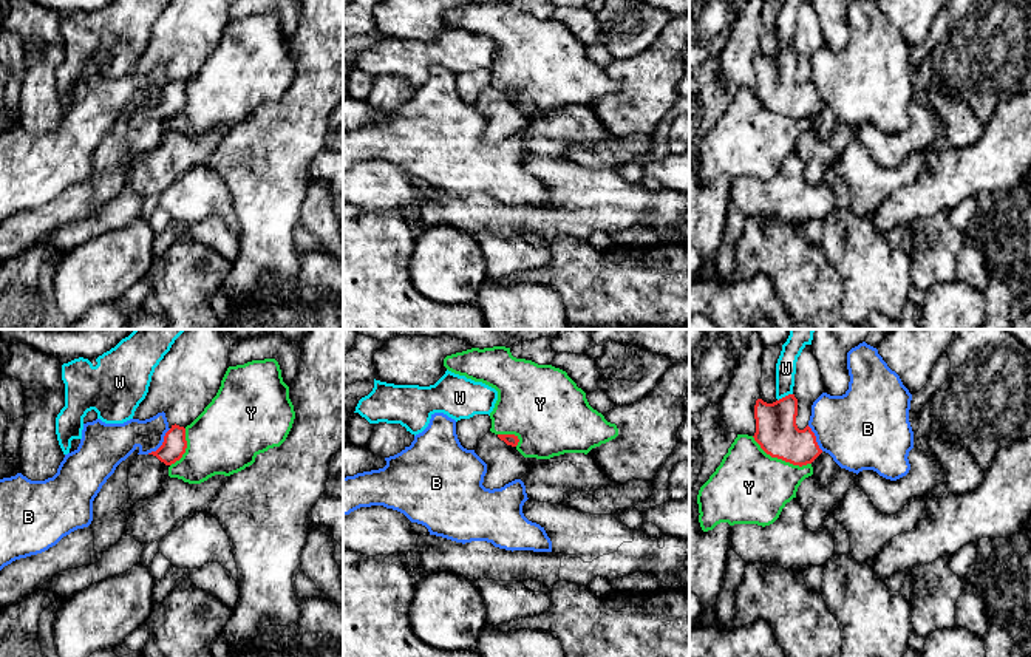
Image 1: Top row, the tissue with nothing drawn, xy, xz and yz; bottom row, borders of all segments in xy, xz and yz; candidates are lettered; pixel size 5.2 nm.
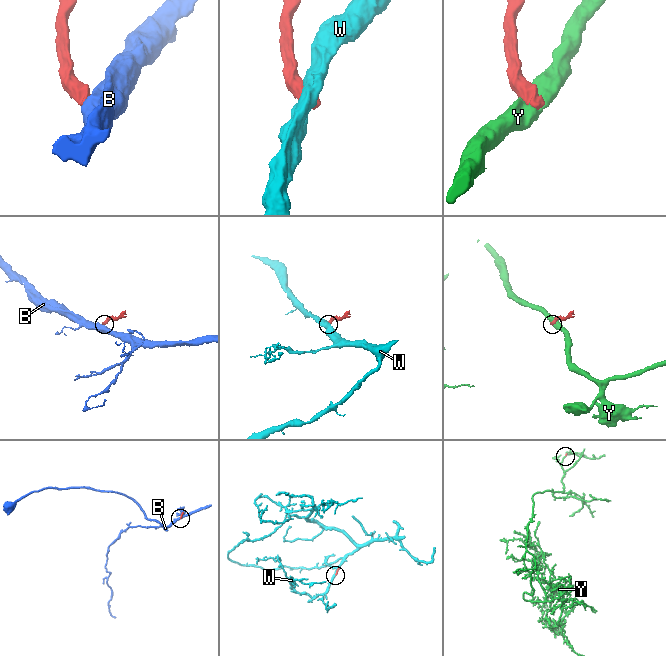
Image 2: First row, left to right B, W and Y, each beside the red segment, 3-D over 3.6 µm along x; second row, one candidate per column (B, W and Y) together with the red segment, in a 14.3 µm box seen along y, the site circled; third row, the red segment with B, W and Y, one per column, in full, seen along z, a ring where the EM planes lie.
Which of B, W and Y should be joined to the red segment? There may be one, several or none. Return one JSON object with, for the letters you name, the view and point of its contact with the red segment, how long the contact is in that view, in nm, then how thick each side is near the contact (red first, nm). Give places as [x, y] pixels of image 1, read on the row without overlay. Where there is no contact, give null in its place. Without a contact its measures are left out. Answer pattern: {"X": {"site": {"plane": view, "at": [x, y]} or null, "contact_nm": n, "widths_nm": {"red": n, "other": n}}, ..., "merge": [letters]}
{"merge": []}

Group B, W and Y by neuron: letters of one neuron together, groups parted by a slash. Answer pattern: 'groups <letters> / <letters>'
groups B / W / Y

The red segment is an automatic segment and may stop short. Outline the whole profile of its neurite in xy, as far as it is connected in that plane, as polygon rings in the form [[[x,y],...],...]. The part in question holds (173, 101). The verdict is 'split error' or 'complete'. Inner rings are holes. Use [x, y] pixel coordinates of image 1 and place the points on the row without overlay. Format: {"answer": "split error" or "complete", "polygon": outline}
{"answer": "split error", "polygon": [[[175,77],[156,105],[134,110],[128,125],[130,153],[124,161],[127,173],[138,155],[148,153],[162,141],[168,121],[182,111],[185,102],[185,82]]]}

